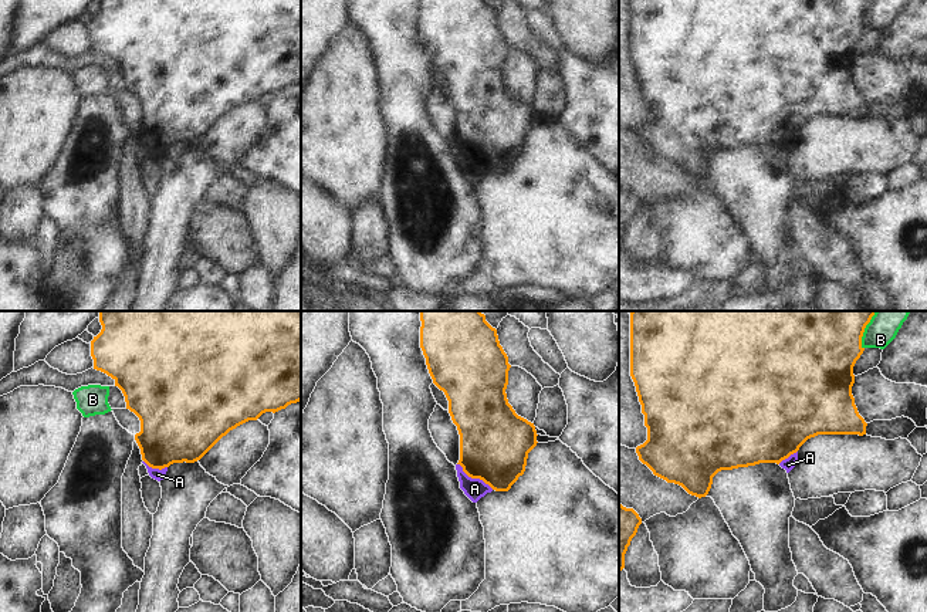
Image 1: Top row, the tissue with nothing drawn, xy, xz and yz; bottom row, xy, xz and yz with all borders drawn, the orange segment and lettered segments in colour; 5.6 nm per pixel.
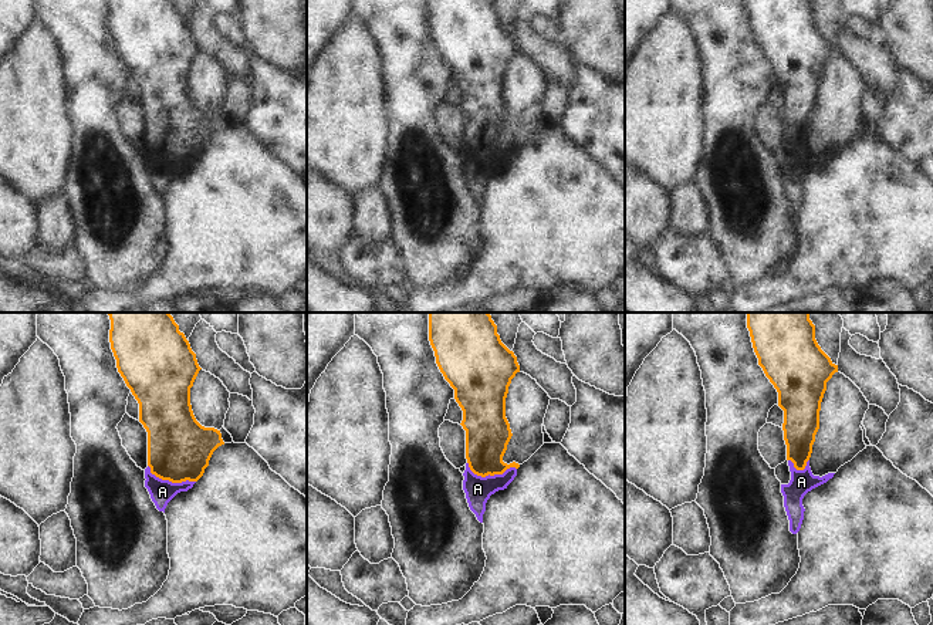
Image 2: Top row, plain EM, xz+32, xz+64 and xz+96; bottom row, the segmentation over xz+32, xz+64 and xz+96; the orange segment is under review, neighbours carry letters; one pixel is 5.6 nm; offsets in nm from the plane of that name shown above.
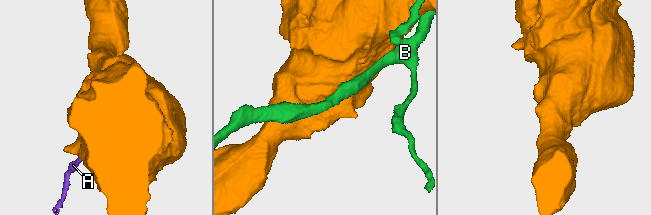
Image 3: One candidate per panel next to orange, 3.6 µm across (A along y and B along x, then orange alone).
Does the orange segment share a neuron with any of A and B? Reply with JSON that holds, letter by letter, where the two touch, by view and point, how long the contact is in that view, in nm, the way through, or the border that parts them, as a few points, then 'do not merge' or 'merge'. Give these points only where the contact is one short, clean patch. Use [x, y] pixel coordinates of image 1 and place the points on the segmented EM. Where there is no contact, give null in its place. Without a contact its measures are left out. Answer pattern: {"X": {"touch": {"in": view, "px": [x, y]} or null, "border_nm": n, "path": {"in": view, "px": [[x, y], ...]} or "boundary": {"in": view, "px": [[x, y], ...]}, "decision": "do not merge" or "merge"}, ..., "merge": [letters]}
{"A": {"touch": {"in": "xz", "px": [474, 477]}, "border_nm": 260, "decision": "do not merge"}, "B": {"touch": {"in": "yz", "px": [863, 330]}, "border_nm": 240, "decision": "do not merge"}, "merge": []}

